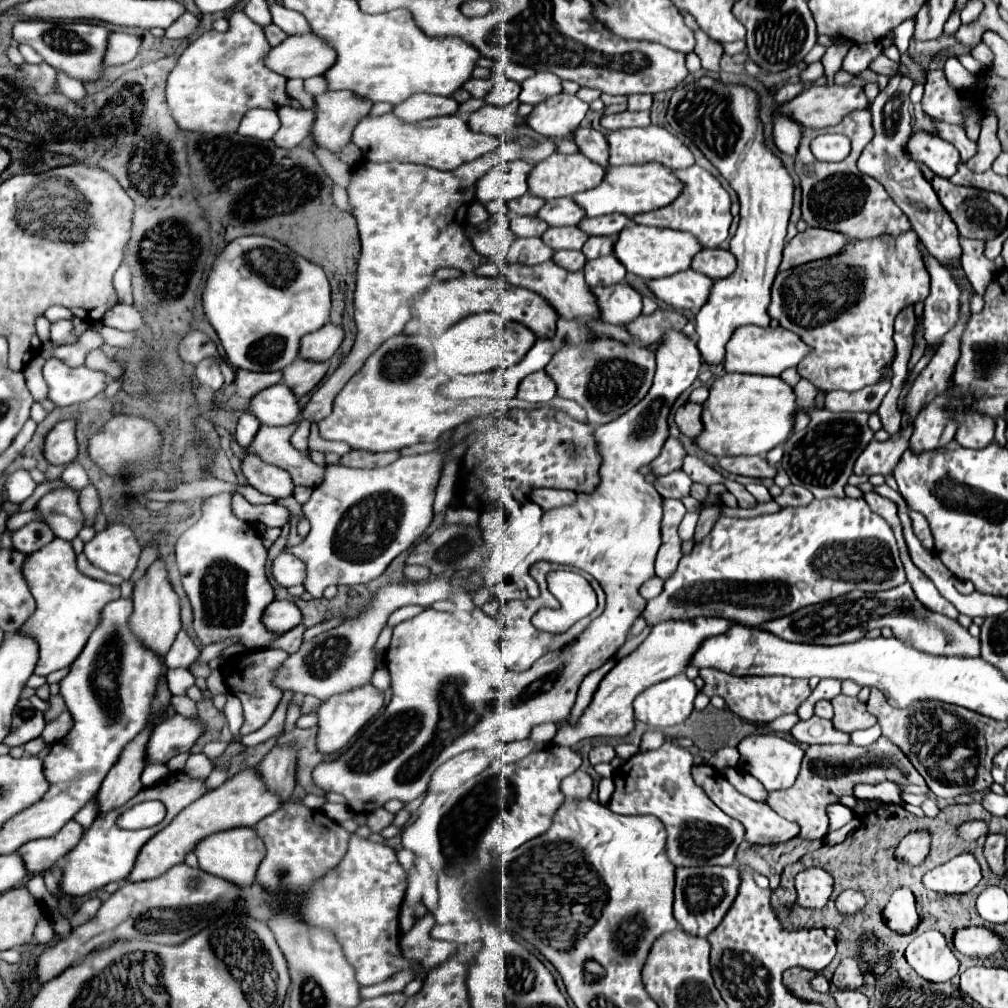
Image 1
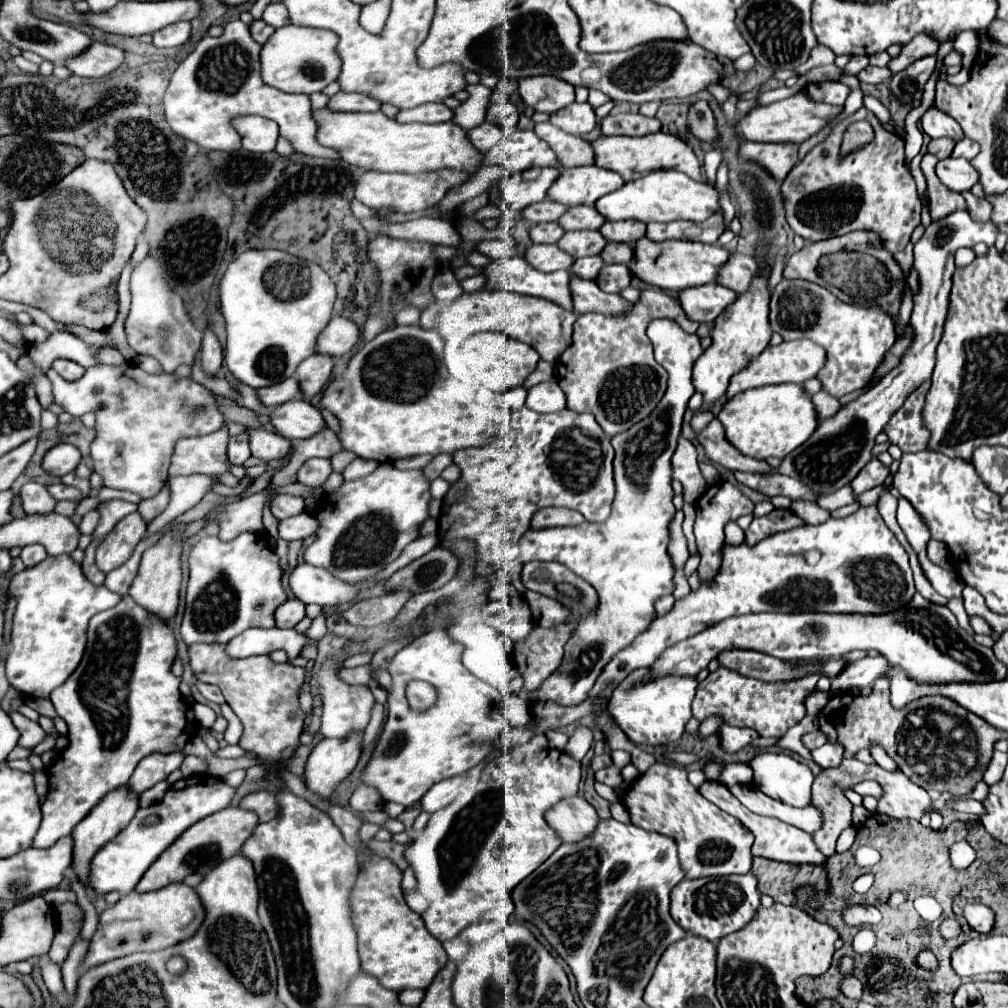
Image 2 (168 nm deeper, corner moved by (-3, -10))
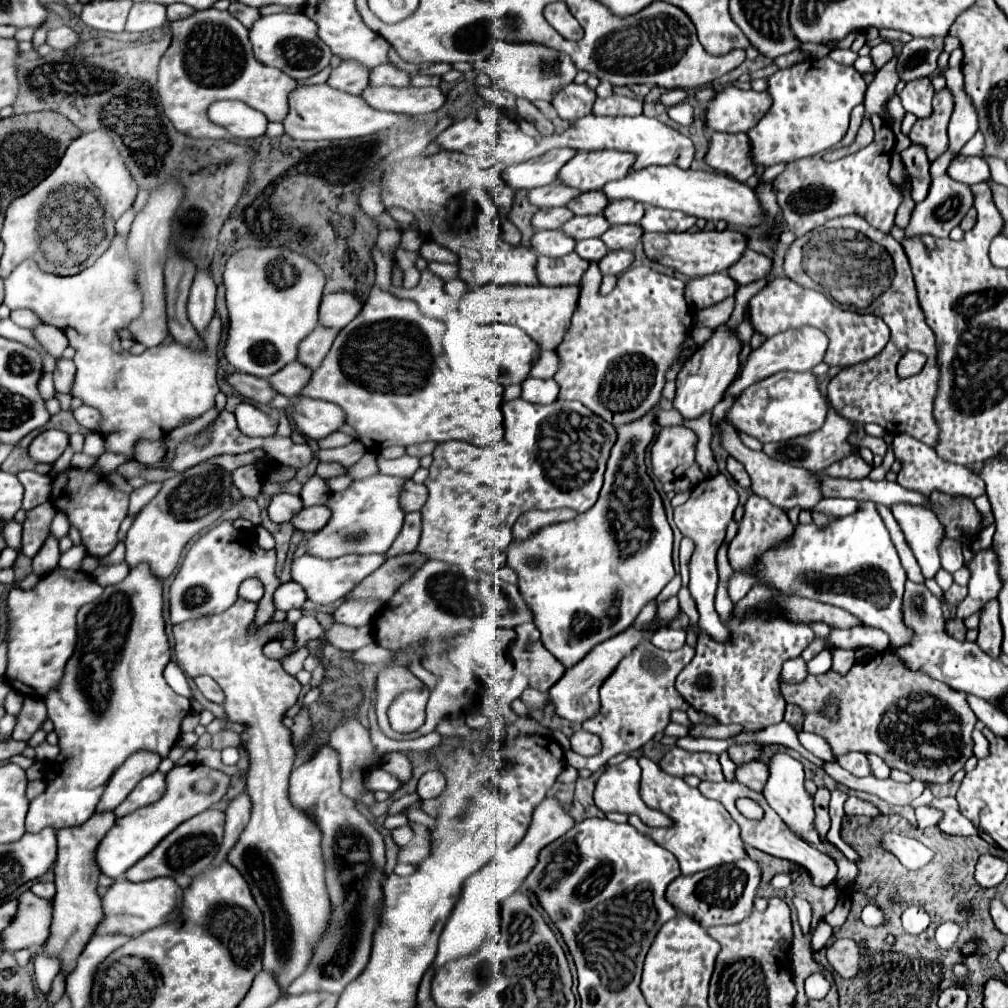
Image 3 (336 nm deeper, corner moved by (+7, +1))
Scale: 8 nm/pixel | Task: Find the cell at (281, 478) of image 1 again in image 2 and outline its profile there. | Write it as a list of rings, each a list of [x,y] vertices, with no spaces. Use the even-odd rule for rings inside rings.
[[[275,493],[271,497],[271,513],[277,519],[285,519],[291,515],[299,515],[305,511],[305,503],[301,497],[295,495],[285,495],[285,493]]]

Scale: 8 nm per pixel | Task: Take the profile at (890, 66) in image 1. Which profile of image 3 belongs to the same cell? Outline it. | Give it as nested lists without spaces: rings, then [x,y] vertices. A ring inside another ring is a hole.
[[[835,48],[829,52],[829,58],[833,58],[835,62],[841,62],[841,64],[853,64],[857,60],[857,52],[853,52],[851,48],[843,50],[843,48]]]

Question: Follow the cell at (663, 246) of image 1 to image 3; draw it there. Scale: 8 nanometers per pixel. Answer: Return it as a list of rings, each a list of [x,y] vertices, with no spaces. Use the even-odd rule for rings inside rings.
[[[711,230],[711,232],[669,232],[669,234],[651,234],[645,232],[643,234],[643,248],[645,254],[663,264],[669,266],[681,274],[687,276],[707,276],[707,274],[715,274],[715,272],[727,272],[747,250],[747,236],[739,230]]]

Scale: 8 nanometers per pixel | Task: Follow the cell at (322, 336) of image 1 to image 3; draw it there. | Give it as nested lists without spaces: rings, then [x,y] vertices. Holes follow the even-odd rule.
[[[343,290],[325,294],[319,306],[319,324],[341,330],[345,328],[345,324],[349,324],[349,320],[353,320],[359,314],[361,306],[363,302],[353,292]]]

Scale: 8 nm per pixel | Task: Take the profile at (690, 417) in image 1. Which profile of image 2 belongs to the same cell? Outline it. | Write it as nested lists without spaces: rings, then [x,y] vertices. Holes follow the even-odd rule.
[[[713,419],[703,431],[697,433],[697,441],[703,445],[705,455],[709,461],[723,465],[731,471],[771,471],[771,467],[765,461],[757,461],[757,459],[747,459],[745,455],[739,455],[739,451],[735,451],[735,447],[731,447],[731,443],[727,443],[725,435],[723,435],[723,425]]]

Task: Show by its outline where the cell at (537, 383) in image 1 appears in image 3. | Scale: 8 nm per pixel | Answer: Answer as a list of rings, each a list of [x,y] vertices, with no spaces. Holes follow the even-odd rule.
[[[529,378],[525,380],[521,398],[533,404],[551,404],[559,396],[559,386],[555,380],[541,380],[541,378]]]

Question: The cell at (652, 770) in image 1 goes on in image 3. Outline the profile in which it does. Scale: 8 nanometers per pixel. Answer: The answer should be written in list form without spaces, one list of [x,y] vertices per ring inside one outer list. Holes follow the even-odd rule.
[[[645,756],[639,758],[639,766],[643,770],[643,774],[641,774],[643,802],[649,808],[655,808],[655,810],[661,810],[663,814],[669,814],[669,818],[675,820],[675,826],[673,828],[649,828],[637,816],[629,816],[629,824],[637,832],[649,836],[659,846],[669,850],[679,860],[681,872],[685,876],[707,870],[707,868],[715,868],[715,866],[721,866],[727,862],[737,862],[747,856],[745,844],[739,836],[739,828],[721,804],[705,798],[697,788],[691,788],[689,784],[685,784],[683,778],[663,774],[659,764],[651,762]]]

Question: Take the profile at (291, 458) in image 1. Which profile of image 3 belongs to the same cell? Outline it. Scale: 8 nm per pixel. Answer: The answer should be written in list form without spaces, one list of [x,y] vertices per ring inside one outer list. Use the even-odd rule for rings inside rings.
[[[241,402],[235,408],[235,416],[241,432],[245,432],[247,436],[271,436],[277,432],[279,420],[249,402]]]

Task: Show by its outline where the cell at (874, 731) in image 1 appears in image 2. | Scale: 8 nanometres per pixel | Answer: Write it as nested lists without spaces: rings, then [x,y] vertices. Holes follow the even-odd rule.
[[[873,745],[873,747],[869,747],[869,753],[871,753],[871,757],[875,759],[875,763],[877,765],[881,765],[881,767],[885,767],[885,769],[895,769],[897,767],[897,763],[893,763],[891,759],[889,759],[889,755],[883,751],[883,747],[879,745]]]

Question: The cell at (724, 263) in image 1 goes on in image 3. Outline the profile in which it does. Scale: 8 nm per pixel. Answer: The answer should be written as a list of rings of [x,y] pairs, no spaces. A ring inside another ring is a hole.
[[[749,250],[741,258],[741,264],[733,264],[733,268],[729,268],[729,276],[733,280],[737,280],[741,286],[745,286],[745,284],[769,278],[771,270],[773,270],[773,260],[771,258]]]

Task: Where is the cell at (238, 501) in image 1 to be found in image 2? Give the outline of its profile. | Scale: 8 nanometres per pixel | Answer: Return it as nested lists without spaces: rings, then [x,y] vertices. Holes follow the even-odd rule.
[[[301,513],[297,517],[287,517],[285,521],[279,523],[279,537],[285,541],[293,539],[305,539],[315,533],[315,519],[309,513]]]

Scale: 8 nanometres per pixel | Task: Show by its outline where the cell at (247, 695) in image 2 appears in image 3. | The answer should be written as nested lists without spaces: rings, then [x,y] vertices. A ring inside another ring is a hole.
[[[239,598],[231,608],[227,608],[221,614],[211,614],[205,618],[195,618],[189,622],[181,622],[173,626],[175,636],[175,658],[177,666],[189,676],[211,676],[225,692],[225,712],[231,722],[243,724],[247,730],[241,734],[243,746],[249,752],[251,764],[247,770],[247,794],[251,798],[251,820],[241,834],[241,840],[229,852],[227,862],[233,864],[243,878],[247,880],[251,894],[261,908],[265,916],[265,948],[263,948],[263,968],[269,968],[277,976],[277,982],[287,988],[297,976],[301,976],[301,970],[309,962],[309,956],[313,956],[313,944],[317,942],[317,936],[325,928],[325,920],[329,920],[329,896],[325,888],[325,870],[321,864],[321,830],[309,816],[303,812],[297,812],[291,806],[289,794],[287,794],[287,782],[291,774],[291,766],[295,760],[295,748],[291,746],[291,732],[283,726],[283,716],[287,708],[291,708],[301,692],[301,684],[297,678],[289,676],[279,660],[271,660],[263,654],[263,646],[282,636],[282,641],[294,641],[295,628],[287,622],[267,622],[263,626],[257,626],[255,630],[249,630],[249,626],[255,622],[257,602],[249,602]]]

